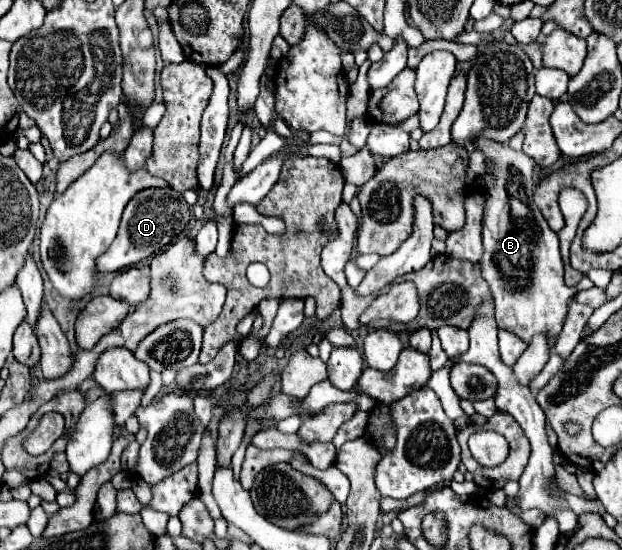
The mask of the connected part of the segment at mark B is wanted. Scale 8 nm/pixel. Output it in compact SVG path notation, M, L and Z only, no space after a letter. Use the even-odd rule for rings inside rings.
M493 140L473 142L485 152L487 160L493 160L493 176L497 178L495 188L489 188L487 192L483 216L483 258L479 260L483 278L495 298L497 324L499 328L519 336L523 342L531 342L535 334L545 334L549 348L555 348L573 294L581 289L590 289L594 284L587 276L574 287L565 286L563 282L559 238L533 202L531 176L535 162L527 154L511 150L507 144L495 144ZM511 198L519 198L529 208L529 216L511 218Z

